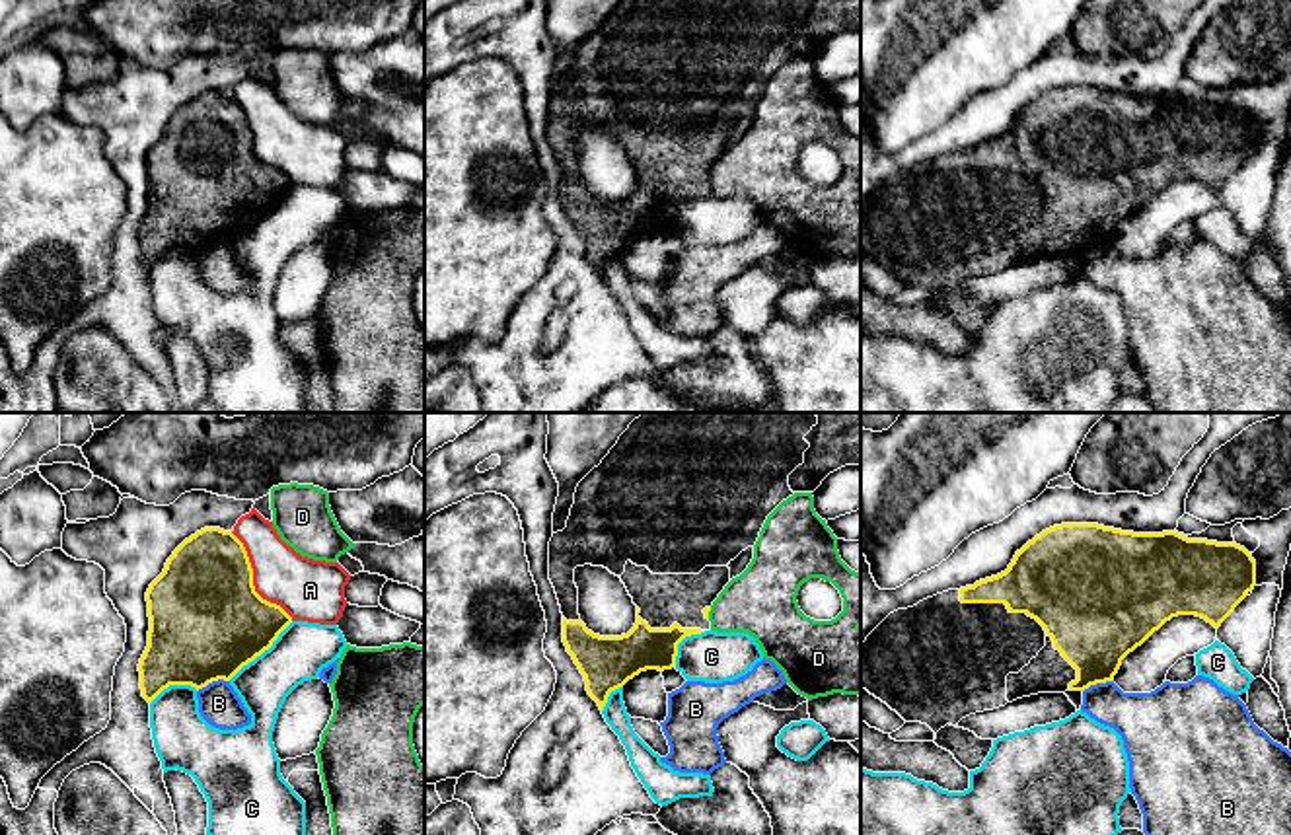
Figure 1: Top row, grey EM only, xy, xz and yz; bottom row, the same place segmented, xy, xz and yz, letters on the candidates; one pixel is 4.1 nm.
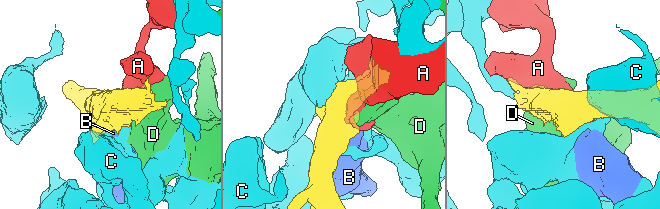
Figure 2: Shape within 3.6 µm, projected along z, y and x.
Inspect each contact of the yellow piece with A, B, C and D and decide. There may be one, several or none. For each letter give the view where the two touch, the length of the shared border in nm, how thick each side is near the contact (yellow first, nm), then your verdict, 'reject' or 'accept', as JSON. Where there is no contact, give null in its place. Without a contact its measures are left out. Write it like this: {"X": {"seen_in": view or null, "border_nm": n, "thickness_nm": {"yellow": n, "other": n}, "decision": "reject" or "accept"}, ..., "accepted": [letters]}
{"A": {"seen_in": "xy", "border_nm": 440, "thickness_nm": {"yellow": 480, "other": 260}, "decision": "reject"}, "B": {"seen_in": "xy", "border_nm": 140, "thickness_nm": {"yellow": 480, "other": 170}, "decision": "reject"}, "C": {"seen_in": "xy", "border_nm": 360, "thickness_nm": {"yellow": 460, "other": 220}, "decision": "reject"}, "D": {"seen_in": "xz", "border_nm": 50, "thickness_nm": {"yellow": 20, "other": 280}, "decision": "reject"}, "accepted": []}

